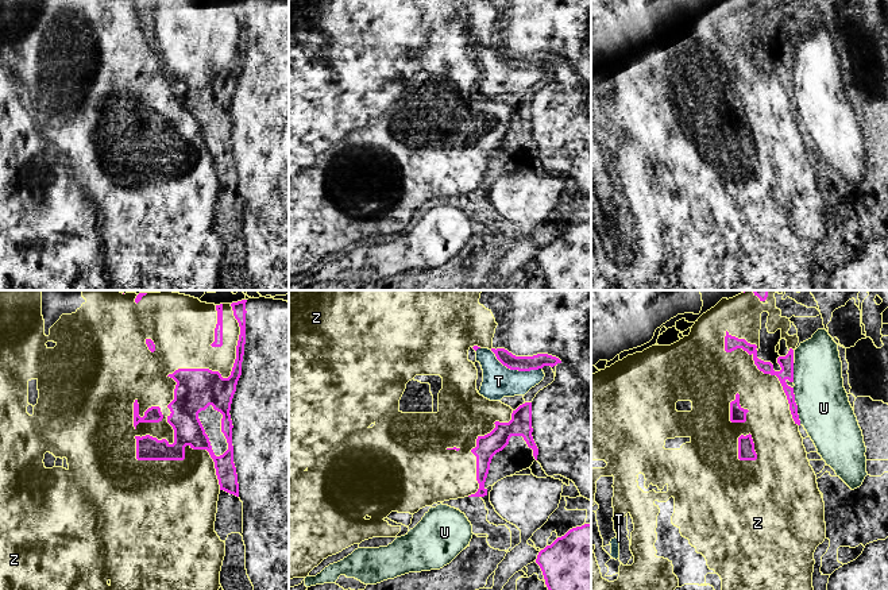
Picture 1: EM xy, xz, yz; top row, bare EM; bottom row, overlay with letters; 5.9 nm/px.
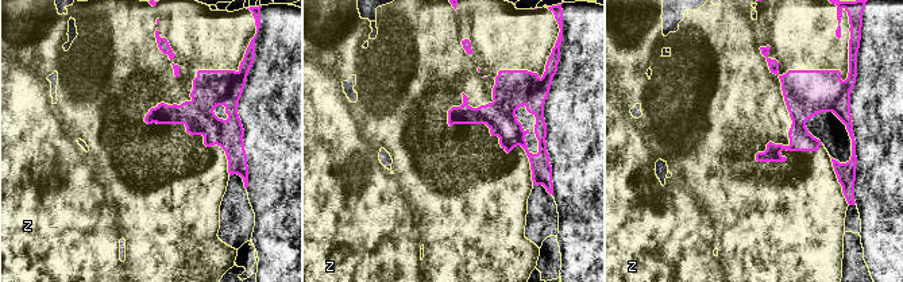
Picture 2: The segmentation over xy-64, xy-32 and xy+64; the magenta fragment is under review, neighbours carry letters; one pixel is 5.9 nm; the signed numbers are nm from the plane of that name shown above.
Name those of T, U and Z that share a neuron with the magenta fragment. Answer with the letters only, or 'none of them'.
none of them

